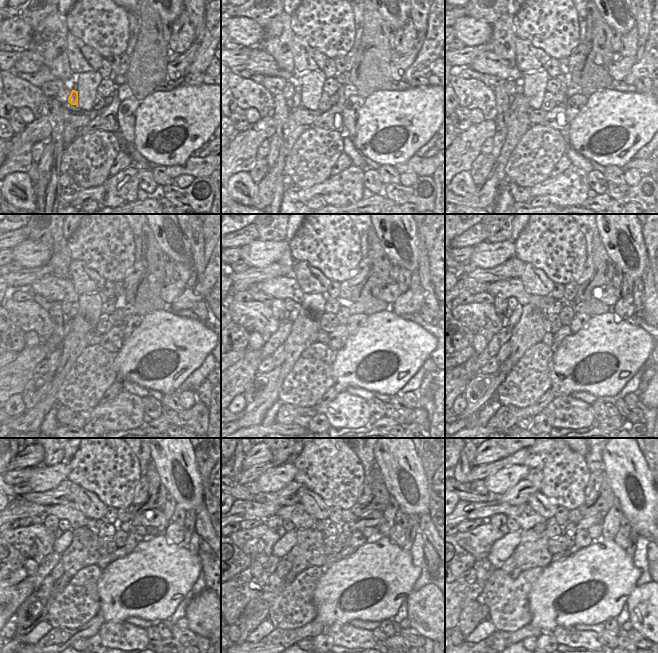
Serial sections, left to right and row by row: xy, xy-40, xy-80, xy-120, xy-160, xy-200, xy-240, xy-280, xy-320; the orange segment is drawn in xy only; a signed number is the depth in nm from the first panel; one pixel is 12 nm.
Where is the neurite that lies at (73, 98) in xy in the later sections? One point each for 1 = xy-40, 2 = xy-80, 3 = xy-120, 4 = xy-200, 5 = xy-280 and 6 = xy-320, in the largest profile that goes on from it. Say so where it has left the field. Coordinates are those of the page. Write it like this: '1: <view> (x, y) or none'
1: xy-40 (297, 98)
2: xy-80 (518, 100)
3: xy-120 (57, 336)
4: xy-200 (504, 335)
5: xy-280 (241, 594)
6: xy-320 (465, 593)

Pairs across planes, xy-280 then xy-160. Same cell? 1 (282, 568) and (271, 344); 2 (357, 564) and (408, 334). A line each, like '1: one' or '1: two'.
1: two
2: one

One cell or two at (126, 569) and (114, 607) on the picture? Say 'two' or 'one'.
one

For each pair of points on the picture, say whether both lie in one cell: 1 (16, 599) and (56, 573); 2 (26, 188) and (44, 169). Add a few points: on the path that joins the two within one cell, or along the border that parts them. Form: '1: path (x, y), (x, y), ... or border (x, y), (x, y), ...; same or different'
1: border (61, 559), (50, 574); different
2: border (33, 183), (35, 203); different

